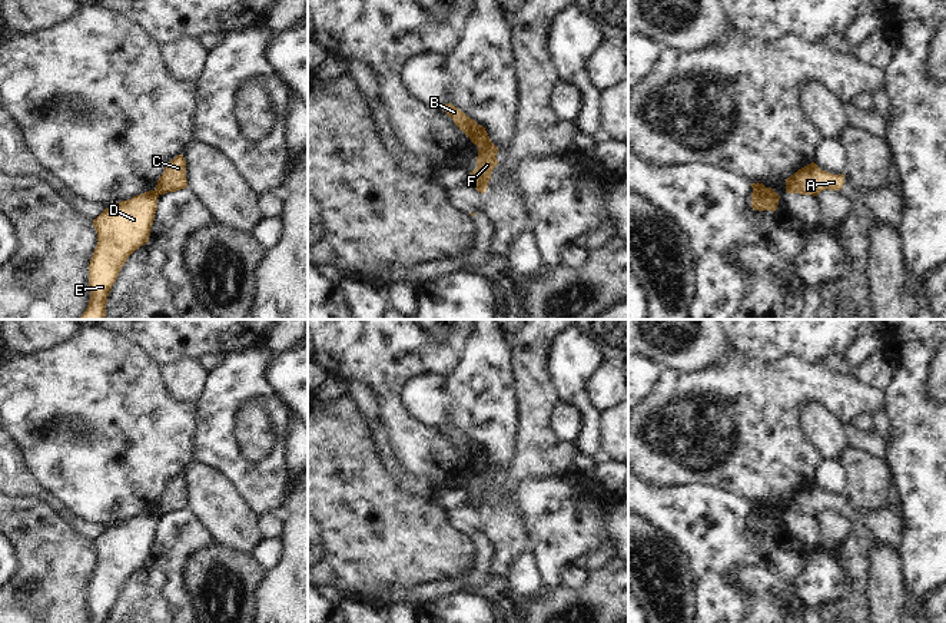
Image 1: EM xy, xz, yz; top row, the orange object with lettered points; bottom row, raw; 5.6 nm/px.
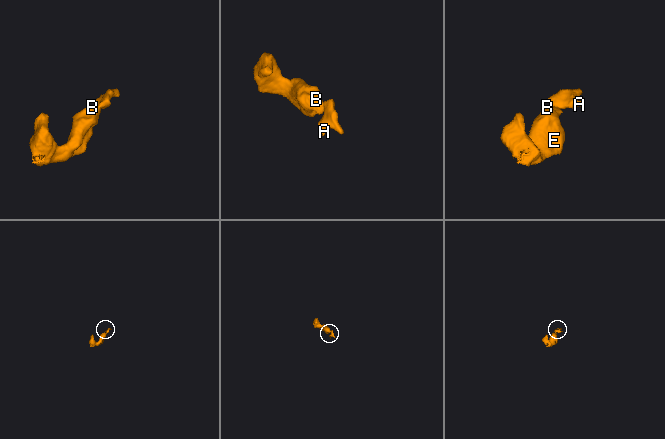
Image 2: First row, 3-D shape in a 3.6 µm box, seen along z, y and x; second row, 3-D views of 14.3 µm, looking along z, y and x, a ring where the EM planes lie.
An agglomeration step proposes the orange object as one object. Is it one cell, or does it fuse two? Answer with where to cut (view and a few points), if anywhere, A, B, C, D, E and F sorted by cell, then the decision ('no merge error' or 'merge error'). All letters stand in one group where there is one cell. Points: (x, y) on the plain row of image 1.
cut in yz along (753, 510), (762, 514), (774, 514); A C F / B D E; merge error

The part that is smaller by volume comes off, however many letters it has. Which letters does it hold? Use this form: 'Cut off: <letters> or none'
Cut off: A, C, F

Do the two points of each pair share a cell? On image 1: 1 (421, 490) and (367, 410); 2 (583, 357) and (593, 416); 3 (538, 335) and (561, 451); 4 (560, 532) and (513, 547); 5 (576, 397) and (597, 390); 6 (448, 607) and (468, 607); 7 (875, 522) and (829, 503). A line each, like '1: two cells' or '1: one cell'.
1: one cell
2: one cell
3: one cell
4: two cells
5: two cells
6: one cell
7: one cell

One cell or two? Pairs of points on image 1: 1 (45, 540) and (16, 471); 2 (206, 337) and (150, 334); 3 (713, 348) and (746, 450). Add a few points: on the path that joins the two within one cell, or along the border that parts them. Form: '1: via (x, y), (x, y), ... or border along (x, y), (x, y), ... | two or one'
1: border along (15, 497), (37, 497), (57, 513) | two
2: via (192, 334), (165, 334) | one
3: border along (734, 350), (720, 363), (696, 371), (684, 371) | two

